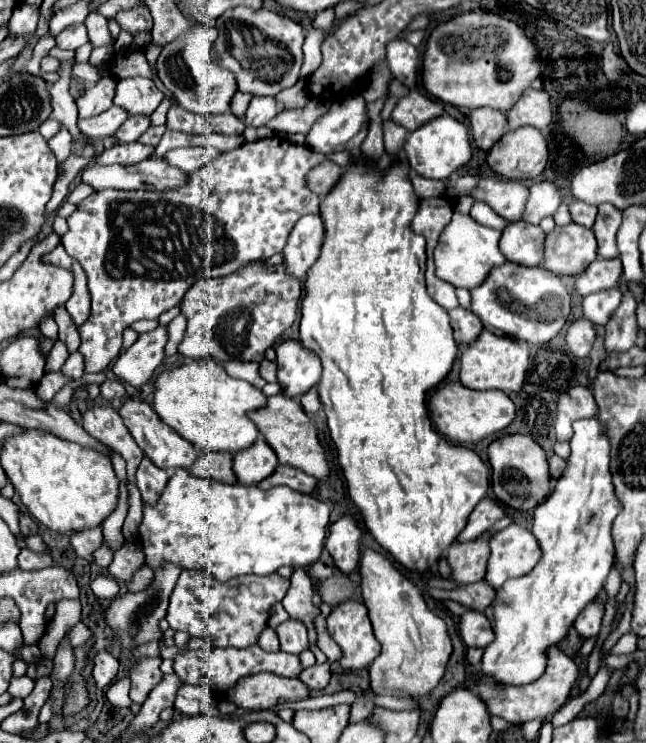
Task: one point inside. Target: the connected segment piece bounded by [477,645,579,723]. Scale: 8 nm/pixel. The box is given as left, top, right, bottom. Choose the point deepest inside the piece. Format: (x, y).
(539, 700)

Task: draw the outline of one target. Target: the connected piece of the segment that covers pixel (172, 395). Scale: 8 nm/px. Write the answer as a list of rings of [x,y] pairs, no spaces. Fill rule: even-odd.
[[[215,359],[181,365],[173,371],[161,373],[155,381],[153,409],[159,413],[163,423],[175,427],[183,439],[191,441],[201,451],[239,453],[251,447],[257,441],[259,431],[247,413],[265,405],[267,397],[261,389],[247,381],[229,377]]]

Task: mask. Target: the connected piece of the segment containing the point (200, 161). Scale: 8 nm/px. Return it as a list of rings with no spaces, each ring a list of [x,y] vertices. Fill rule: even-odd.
[[[183,147],[183,149],[171,149],[163,159],[171,167],[177,167],[179,171],[191,173],[191,171],[203,167],[215,155],[217,155],[217,151],[207,149],[207,147]]]

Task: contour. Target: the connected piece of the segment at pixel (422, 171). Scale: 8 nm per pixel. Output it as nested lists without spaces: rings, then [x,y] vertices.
[[[441,115],[433,121],[429,121],[427,125],[419,127],[417,131],[413,131],[405,143],[405,159],[409,161],[411,169],[417,171],[417,175],[425,177],[425,179],[437,179],[437,181],[445,181],[449,179],[449,175],[453,171],[457,171],[459,167],[467,165],[471,161],[473,149],[471,149],[471,139],[469,139],[469,131],[467,127],[449,117],[449,115]]]

